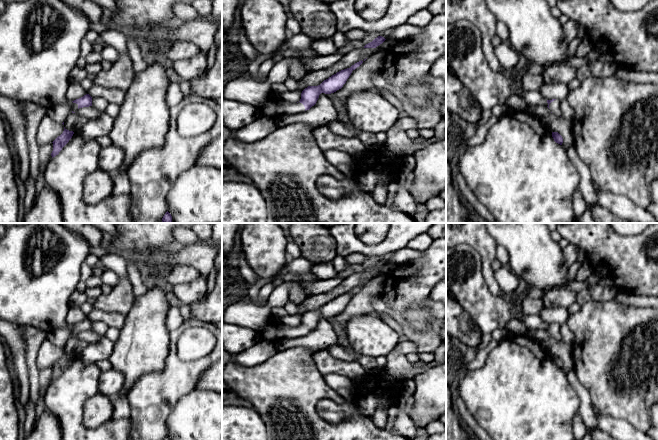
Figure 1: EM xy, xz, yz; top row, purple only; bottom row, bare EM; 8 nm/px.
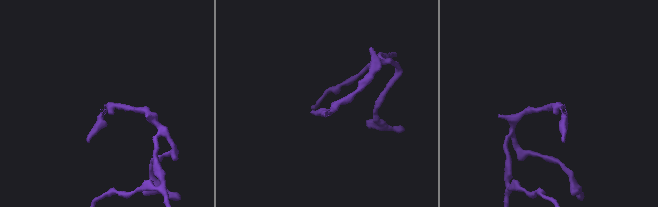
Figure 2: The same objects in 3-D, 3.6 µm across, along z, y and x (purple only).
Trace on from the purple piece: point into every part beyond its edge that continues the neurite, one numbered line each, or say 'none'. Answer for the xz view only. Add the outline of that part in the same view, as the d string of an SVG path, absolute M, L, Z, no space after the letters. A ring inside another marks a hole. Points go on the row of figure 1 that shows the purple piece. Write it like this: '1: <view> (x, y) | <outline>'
1: xz (271, 109) | M270 93L265 102L258 106L258 117L274 120L285 114L295 115L305 111L305 107L302 103L284 104L279 102L274 96L274 93Z

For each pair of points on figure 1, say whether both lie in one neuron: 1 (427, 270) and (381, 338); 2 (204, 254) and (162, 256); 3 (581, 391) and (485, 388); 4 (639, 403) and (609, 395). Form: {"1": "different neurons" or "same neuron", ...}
{"1": "different neurons", "2": "same neuron", "3": "different neurons", "4": "same neuron"}

